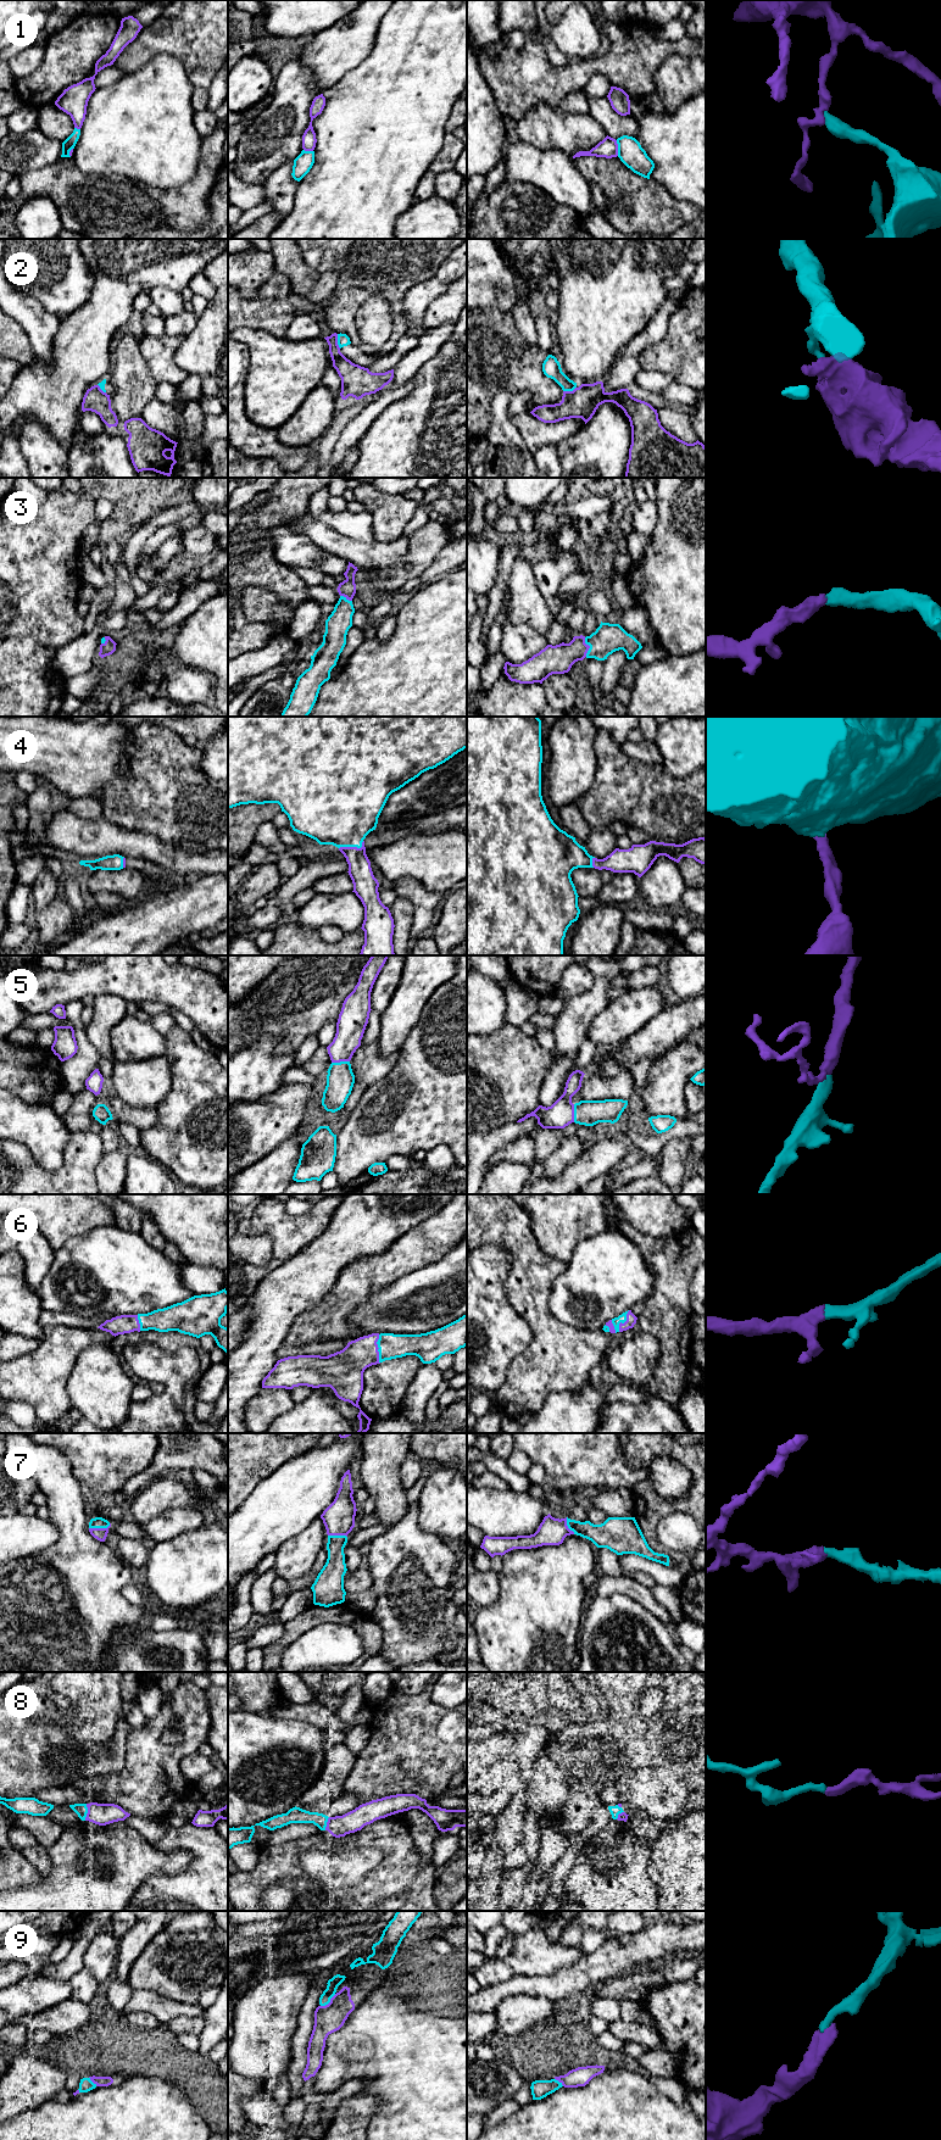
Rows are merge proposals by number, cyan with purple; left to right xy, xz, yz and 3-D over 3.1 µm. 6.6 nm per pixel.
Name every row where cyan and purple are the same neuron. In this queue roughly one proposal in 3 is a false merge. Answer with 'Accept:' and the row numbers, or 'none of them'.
Accept: 3, 4, 5, 6, 7, 8, 9

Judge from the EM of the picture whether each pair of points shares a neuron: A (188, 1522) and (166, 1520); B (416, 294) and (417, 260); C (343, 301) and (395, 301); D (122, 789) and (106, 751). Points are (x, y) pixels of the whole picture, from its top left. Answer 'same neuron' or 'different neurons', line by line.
A: same neuron
B: different neurons
C: same neuron
D: different neurons

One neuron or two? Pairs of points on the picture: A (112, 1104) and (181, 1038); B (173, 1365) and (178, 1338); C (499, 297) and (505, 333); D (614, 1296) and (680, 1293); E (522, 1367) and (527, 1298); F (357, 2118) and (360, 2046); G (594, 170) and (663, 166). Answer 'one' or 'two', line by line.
A: two
B: two
C: two
D: two
E: one
F: two
G: two

